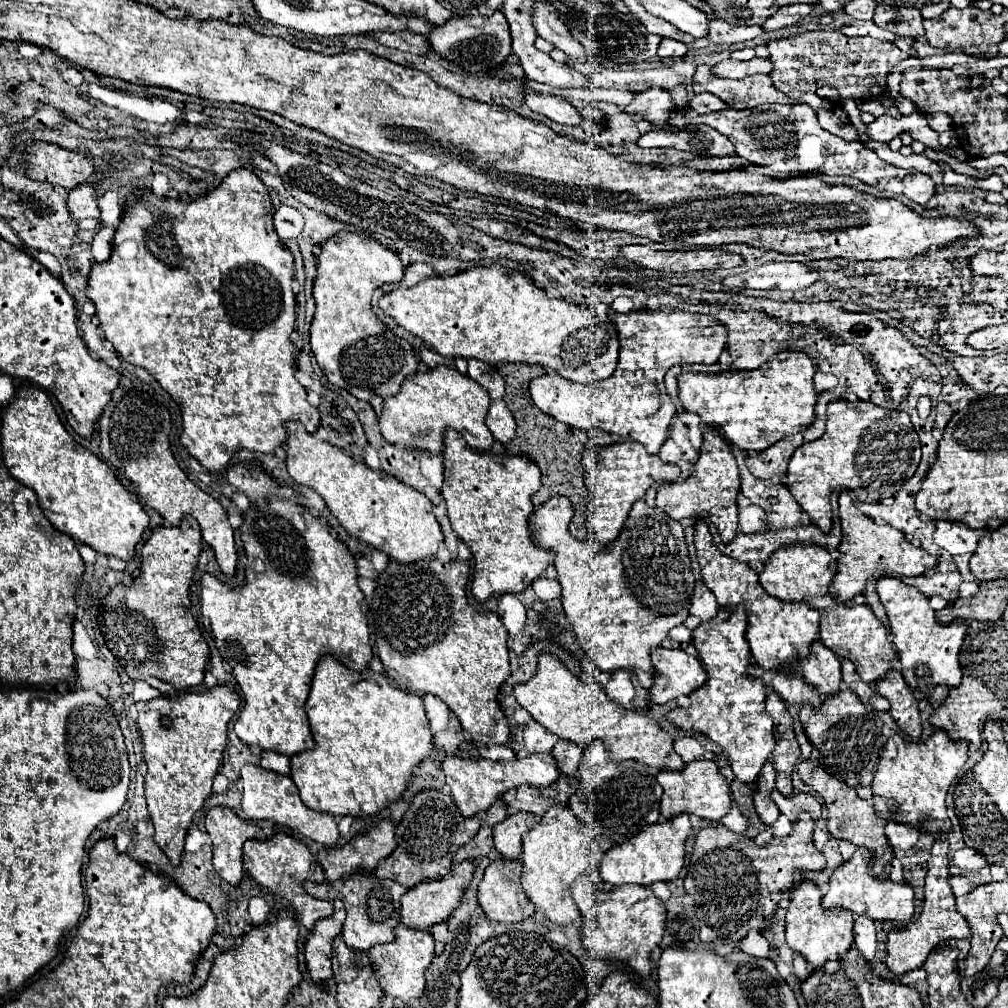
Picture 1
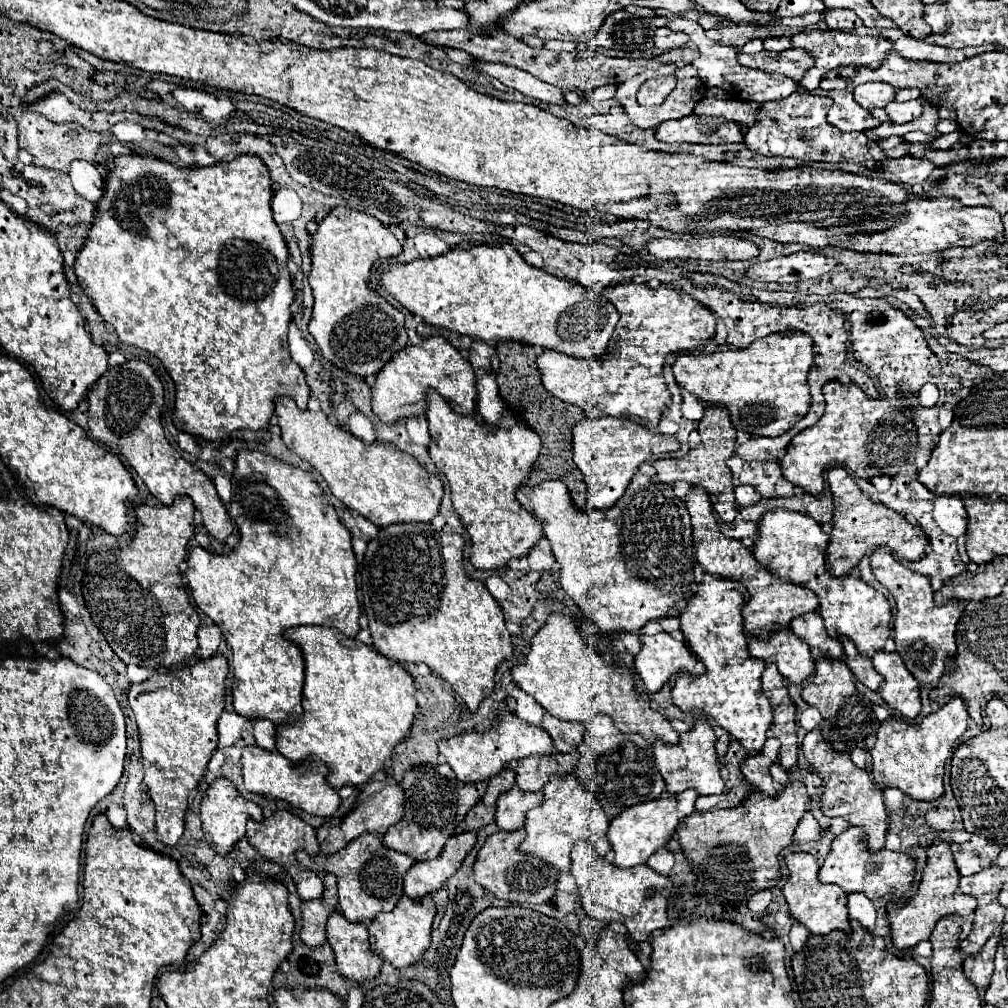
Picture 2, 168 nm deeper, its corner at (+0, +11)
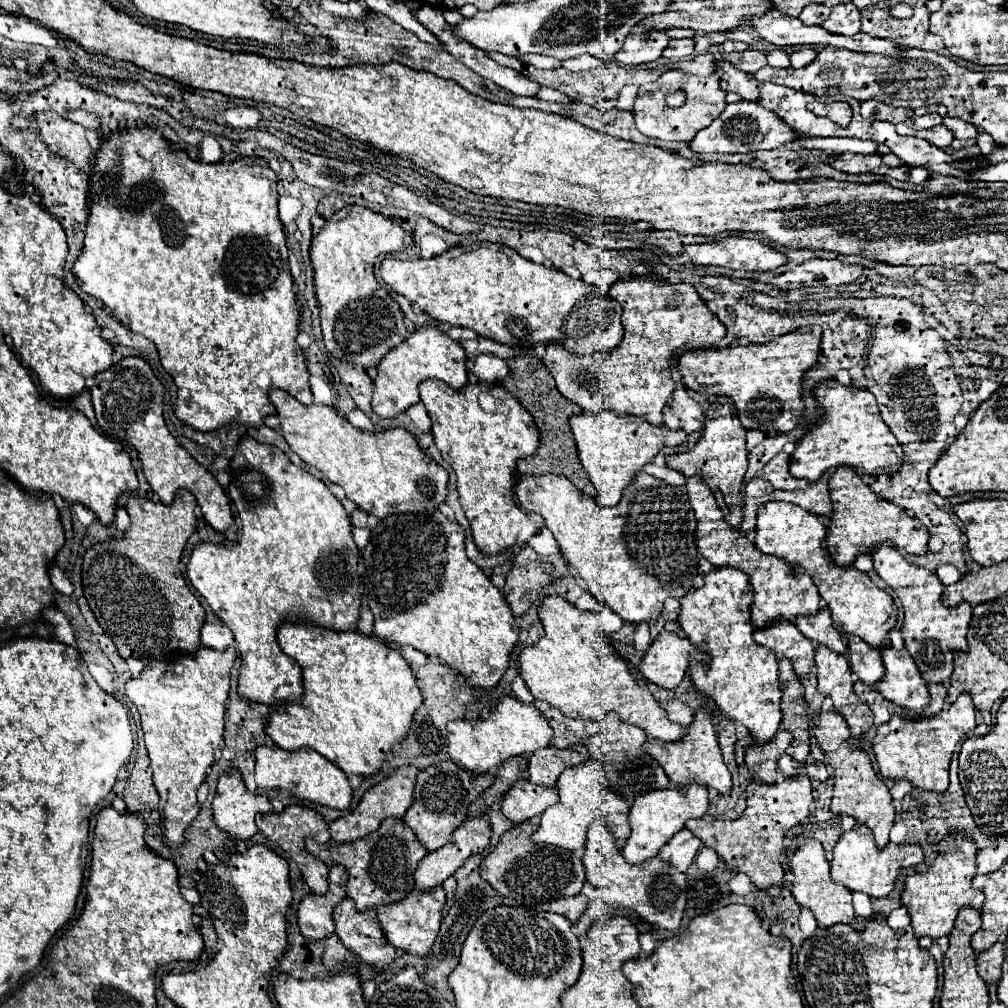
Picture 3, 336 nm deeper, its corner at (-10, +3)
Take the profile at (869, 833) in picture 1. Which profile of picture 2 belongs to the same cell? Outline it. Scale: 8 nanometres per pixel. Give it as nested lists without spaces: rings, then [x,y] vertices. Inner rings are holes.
[[[820,726],[806,734],[804,754],[806,754],[808,762],[812,764],[814,772],[824,780],[826,790],[820,800],[820,810],[830,818],[840,816],[846,822],[850,822],[852,826],[862,828],[862,832],[870,842],[870,849],[868,849],[870,852],[874,853],[884,848],[888,816],[886,816],[884,804],[882,804],[882,790],[870,780],[868,772],[856,768],[852,764],[848,752],[836,752],[834,748],[830,748],[830,742],[826,740],[826,732],[822,732]]]

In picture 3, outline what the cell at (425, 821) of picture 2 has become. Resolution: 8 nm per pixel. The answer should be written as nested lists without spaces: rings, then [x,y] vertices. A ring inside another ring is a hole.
[[[452,760],[438,762],[426,770],[422,770],[416,778],[416,792],[414,792],[414,804],[404,814],[404,822],[416,832],[418,840],[432,852],[440,846],[448,844],[452,832],[462,824],[462,820],[468,816],[470,802],[484,792],[494,782],[490,774],[484,776],[472,776],[470,772],[464,772],[462,768],[456,768]]]

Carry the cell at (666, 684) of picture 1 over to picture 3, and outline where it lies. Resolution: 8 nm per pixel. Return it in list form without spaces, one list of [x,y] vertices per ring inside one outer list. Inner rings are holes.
[[[664,630],[646,650],[640,672],[652,684],[670,690],[682,682],[688,664],[696,654],[698,648],[688,638],[680,638],[678,634]]]

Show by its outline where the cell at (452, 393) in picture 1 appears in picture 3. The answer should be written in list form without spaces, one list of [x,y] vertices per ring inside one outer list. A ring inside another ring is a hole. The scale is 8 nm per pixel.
[[[420,326],[416,328],[398,348],[392,348],[384,360],[376,366],[378,376],[374,380],[374,396],[372,396],[372,410],[382,418],[394,418],[404,412],[410,404],[420,400],[418,384],[426,378],[438,378],[450,384],[452,388],[460,390],[468,384],[466,376],[466,354],[460,342],[452,340],[446,332],[438,326]]]

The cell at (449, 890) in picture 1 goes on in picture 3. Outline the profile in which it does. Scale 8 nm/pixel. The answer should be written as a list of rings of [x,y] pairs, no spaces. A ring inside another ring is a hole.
[[[482,814],[480,816],[468,816],[464,820],[464,824],[460,824],[460,828],[452,834],[452,840],[446,846],[430,852],[424,860],[420,860],[420,864],[414,872],[416,886],[422,888],[422,890],[432,890],[432,888],[440,886],[448,876],[452,876],[464,864],[466,858],[470,858],[472,854],[478,854],[484,848],[488,848],[488,842],[490,842],[490,822],[488,822],[488,818],[482,816]]]

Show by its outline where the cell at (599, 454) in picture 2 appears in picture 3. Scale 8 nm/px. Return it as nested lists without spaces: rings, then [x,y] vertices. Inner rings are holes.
[[[584,412],[570,416],[570,430],[574,434],[580,462],[584,464],[584,470],[590,474],[594,486],[596,486],[596,500],[602,506],[616,506],[620,502],[620,496],[624,488],[630,484],[636,472],[644,468],[644,464],[652,462],[652,458],[668,448],[674,450],[682,446],[686,440],[684,430],[670,430],[666,426],[652,426],[646,420],[640,420],[636,416],[624,416],[616,412]]]

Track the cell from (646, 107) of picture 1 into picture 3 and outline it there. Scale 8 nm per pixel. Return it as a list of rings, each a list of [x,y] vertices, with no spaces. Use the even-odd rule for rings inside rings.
[[[668,70],[656,82],[640,86],[640,92],[634,104],[634,118],[636,118],[638,130],[650,138],[688,142],[696,136],[696,132],[712,124],[712,120],[716,120],[718,114],[724,112],[724,108],[726,108],[726,92],[720,88],[720,76],[716,74],[688,76],[680,70]],[[676,90],[682,90],[686,94],[686,102],[680,108],[668,108],[666,96]]]

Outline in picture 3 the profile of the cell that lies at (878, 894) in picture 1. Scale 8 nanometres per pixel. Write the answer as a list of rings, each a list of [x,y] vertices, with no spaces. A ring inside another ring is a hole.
[[[856,824],[852,830],[844,832],[838,838],[834,852],[832,852],[830,868],[832,868],[832,880],[834,882],[840,882],[854,892],[864,892],[868,896],[882,898],[882,896],[890,894],[890,890],[894,888],[894,882],[896,882],[896,876],[904,868],[916,866],[922,860],[924,860],[924,852],[918,844],[894,844],[894,842],[890,842],[884,848],[878,848],[874,844],[872,832],[866,826]]]

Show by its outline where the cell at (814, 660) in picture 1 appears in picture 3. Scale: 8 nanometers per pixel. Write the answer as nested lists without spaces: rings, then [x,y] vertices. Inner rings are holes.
[[[826,606],[820,608],[820,612],[816,616],[800,616],[800,620],[794,622],[796,628],[806,636],[810,638],[812,642],[816,644],[824,644],[828,646],[830,650],[842,654],[842,656],[848,656],[848,648],[846,648],[846,642],[842,640],[842,634],[832,626],[832,620],[830,620],[830,612]]]

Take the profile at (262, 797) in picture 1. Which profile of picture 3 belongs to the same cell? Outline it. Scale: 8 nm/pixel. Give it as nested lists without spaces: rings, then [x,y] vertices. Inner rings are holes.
[[[256,746],[256,784],[262,790],[286,788],[300,800],[310,800],[334,810],[346,810],[352,800],[348,776],[310,748],[300,748],[300,752],[284,752],[280,746]]]

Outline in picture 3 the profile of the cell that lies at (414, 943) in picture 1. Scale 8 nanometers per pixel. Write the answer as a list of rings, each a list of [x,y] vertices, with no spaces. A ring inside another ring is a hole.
[[[414,888],[404,900],[398,900],[396,904],[380,904],[380,908],[376,908],[376,910],[378,910],[380,926],[382,926],[388,942],[394,948],[406,950],[414,956],[426,956],[438,934],[444,904],[446,904],[446,894],[442,888],[428,890],[428,892]]]

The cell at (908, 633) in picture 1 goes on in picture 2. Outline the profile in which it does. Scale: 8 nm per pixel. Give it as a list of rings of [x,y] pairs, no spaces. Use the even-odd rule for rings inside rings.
[[[876,550],[870,558],[870,566],[872,572],[876,576],[876,580],[888,588],[888,592],[892,594],[892,598],[896,600],[896,616],[894,616],[894,642],[896,642],[896,650],[902,656],[906,668],[910,670],[910,674],[920,682],[920,684],[936,684],[946,668],[946,660],[956,656],[956,622],[964,610],[964,602],[960,600],[950,600],[948,604],[936,608],[934,606],[934,592],[930,588],[930,580],[914,570],[908,570],[906,566],[902,566],[890,552],[886,550]]]

